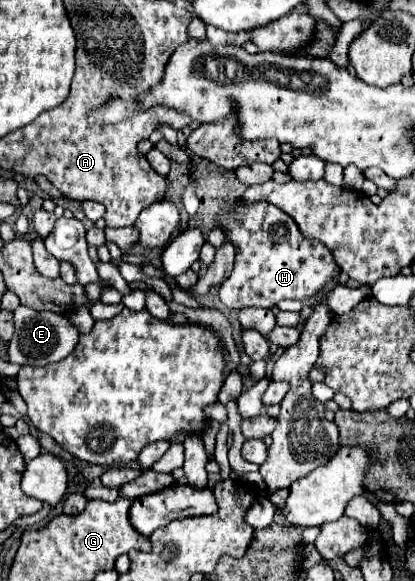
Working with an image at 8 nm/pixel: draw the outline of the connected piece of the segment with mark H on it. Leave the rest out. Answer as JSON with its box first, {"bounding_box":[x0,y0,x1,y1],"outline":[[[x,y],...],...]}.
{"bounding_box":[220,205,336,307],"outline":[[[232,205],[220,211],[220,223],[228,227],[228,237],[238,249],[232,275],[220,285],[220,301],[226,307],[274,307],[280,299],[302,301],[314,297],[336,273],[328,247],[316,243],[316,239],[304,239],[292,217],[274,205]]]}

